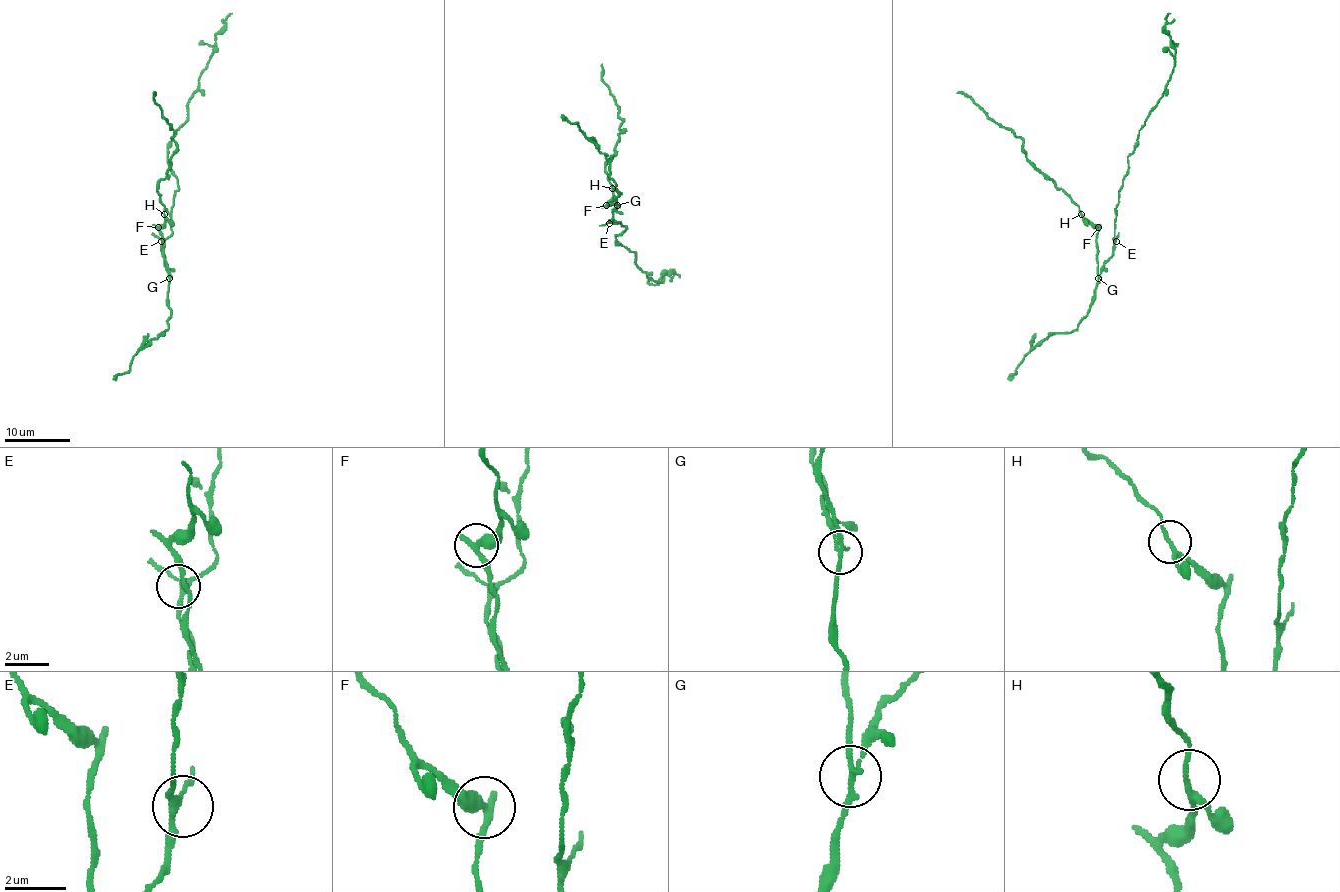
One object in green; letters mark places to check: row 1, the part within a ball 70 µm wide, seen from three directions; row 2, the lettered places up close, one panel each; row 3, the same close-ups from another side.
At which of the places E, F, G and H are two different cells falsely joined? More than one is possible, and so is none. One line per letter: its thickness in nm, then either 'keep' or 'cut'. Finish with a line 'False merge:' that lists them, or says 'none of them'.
E: 200 nm | keep
F: 360 nm | cut
G: 160 nm | cut
H: 170 nm | keep
False merge: F, G

